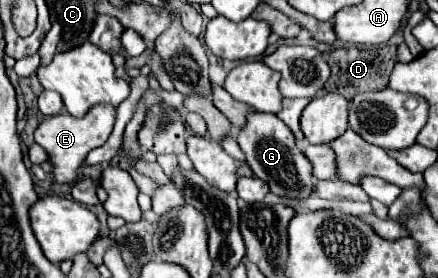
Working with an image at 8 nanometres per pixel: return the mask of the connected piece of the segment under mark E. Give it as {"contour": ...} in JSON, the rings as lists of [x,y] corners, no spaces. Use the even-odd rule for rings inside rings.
{"contour":[[[94,106],[86,118],[74,118],[70,114],[58,114],[58,118],[44,118],[44,122],[36,128],[34,140],[46,150],[48,160],[52,162],[54,182],[56,184],[74,184],[78,180],[78,170],[86,160],[88,152],[106,144],[108,136],[112,134],[116,110],[110,106]]]}

